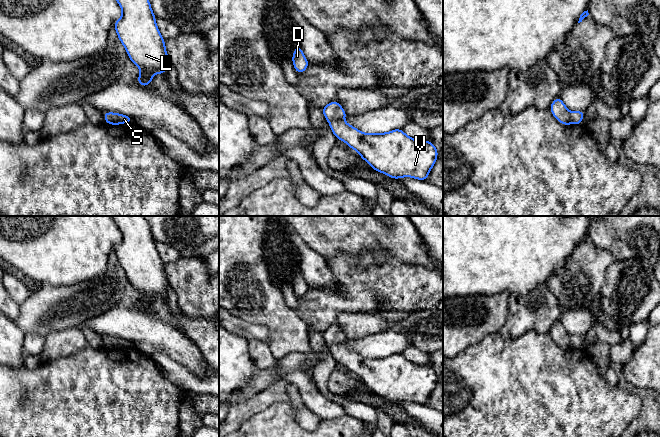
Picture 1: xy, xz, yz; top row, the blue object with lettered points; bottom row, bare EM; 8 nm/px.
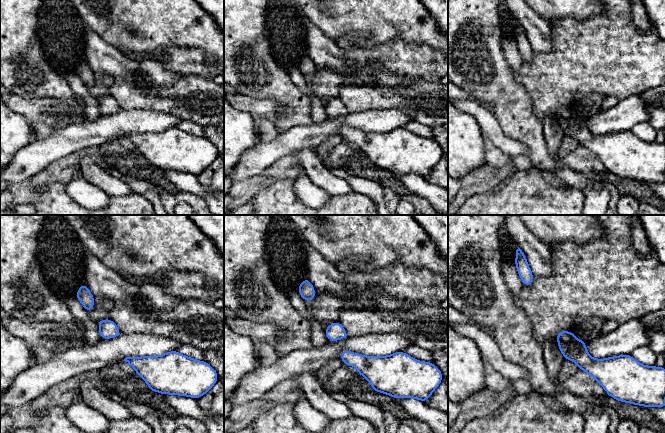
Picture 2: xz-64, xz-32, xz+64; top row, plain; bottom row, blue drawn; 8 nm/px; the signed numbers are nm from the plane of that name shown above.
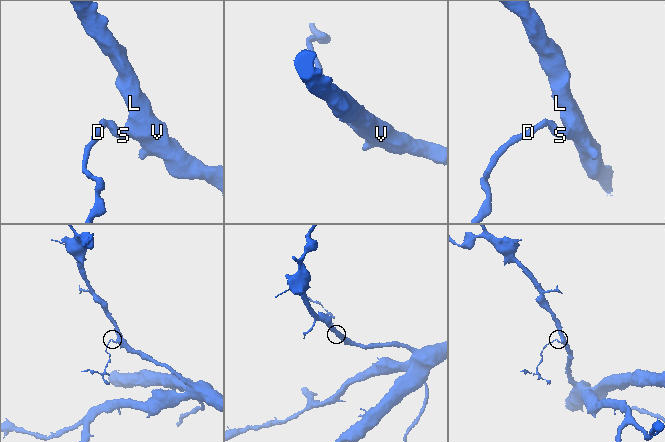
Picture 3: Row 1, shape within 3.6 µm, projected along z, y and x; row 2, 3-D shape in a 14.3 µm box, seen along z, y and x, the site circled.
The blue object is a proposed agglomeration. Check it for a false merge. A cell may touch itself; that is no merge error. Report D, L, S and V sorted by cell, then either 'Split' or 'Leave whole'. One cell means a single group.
Groups: D L S V. Leave whole

